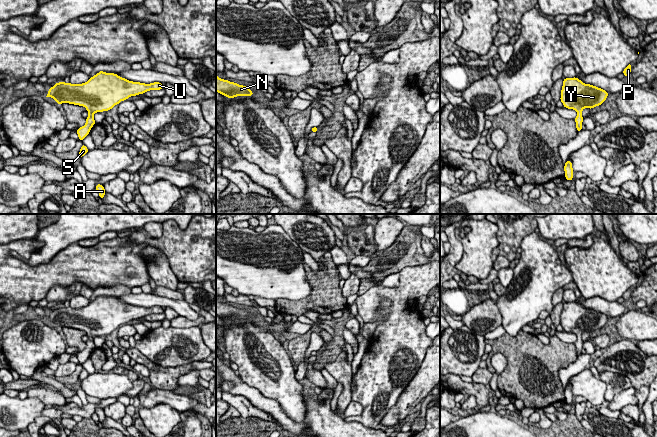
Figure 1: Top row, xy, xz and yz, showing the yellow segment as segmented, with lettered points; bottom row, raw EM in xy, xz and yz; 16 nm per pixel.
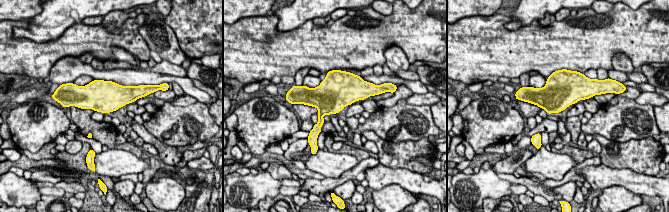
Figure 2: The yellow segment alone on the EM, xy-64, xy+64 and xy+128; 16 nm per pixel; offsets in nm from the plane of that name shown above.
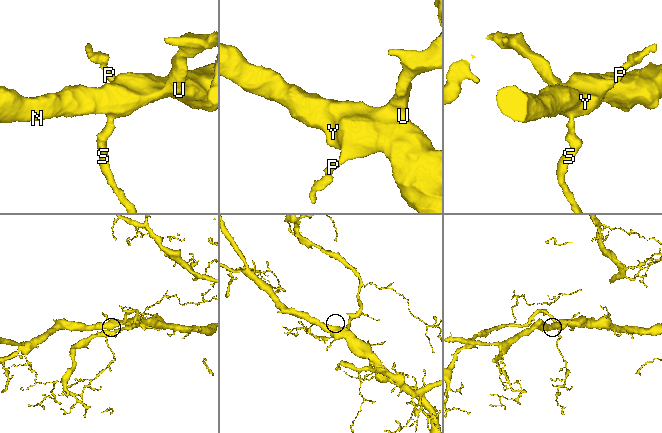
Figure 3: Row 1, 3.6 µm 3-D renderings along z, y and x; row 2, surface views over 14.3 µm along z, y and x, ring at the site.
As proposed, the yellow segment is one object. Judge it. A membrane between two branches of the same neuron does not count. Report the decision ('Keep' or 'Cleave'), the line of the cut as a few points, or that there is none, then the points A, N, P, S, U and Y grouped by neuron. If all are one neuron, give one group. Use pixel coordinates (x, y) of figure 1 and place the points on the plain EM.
Keep. No split. Groups: A N P S U Y

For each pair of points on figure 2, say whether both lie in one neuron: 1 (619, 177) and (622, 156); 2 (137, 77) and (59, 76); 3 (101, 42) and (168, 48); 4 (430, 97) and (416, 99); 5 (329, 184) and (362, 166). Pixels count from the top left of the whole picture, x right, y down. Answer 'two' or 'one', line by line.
1: two
2: one
3: two
4: one
5: one

